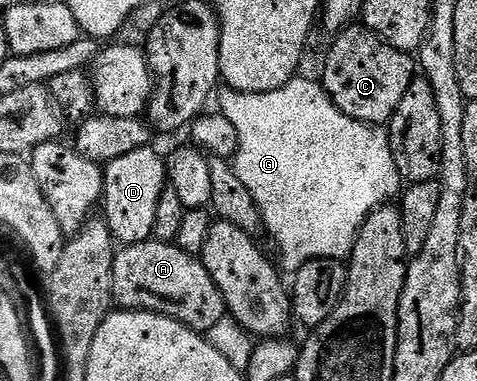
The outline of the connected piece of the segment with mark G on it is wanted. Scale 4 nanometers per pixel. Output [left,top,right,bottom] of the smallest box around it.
[218,78,402,274]

